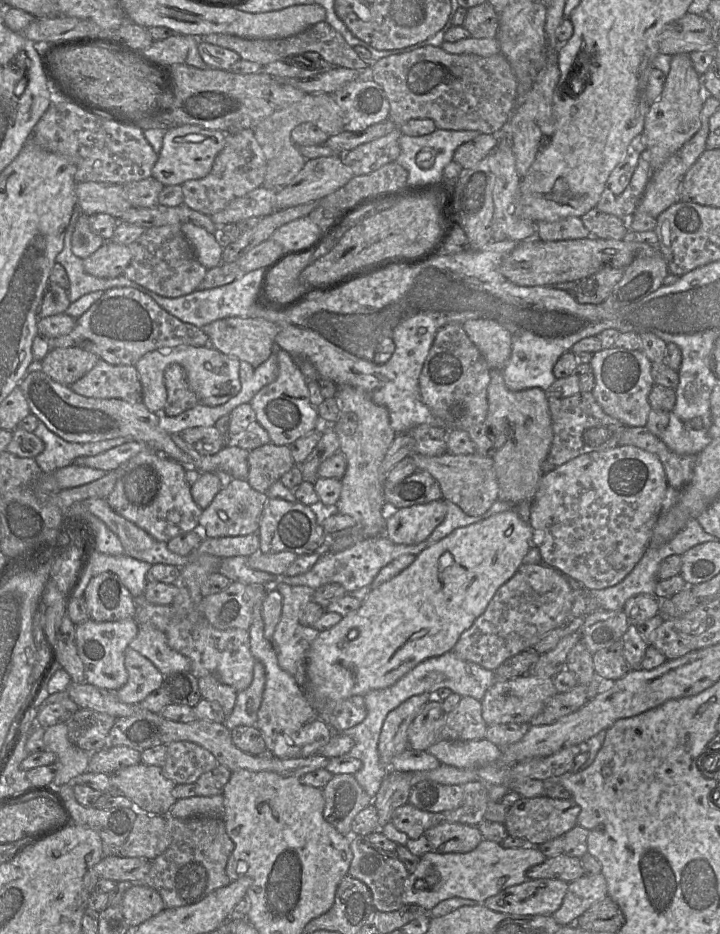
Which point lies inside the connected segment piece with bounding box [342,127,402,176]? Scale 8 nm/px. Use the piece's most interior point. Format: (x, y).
(366, 158)

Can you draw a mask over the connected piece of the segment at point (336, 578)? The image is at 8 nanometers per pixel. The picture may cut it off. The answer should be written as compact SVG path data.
M498 500L481 516L470 516L455 503L446 501L446 504L447 514L443 522L434 529L427 539L418 544L396 544L386 536L377 536L374 538L367 538L339 552L334 552L327 547L324 547L321 552L318 552L319 559L310 570L296 576L282 575L281 577L278 577L278 582L284 582L294 586L308 586L314 590L329 583L338 583L346 590L347 594L363 600L369 589L375 589L391 580L410 566L420 552L443 539L455 529L480 522L498 513L514 509L515 507L512 503Z

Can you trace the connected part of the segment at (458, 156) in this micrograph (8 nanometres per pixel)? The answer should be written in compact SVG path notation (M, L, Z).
M480 133L475 139L456 149L453 161L461 165L464 170L471 169L492 153L499 142L499 135Z

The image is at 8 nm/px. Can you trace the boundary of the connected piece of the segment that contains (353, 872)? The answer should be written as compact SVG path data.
M364 836L349 837L353 858L349 866L348 875L362 881L370 889L375 910L392 912L404 906L401 900L403 884L410 872L398 859L395 852L384 851Z

